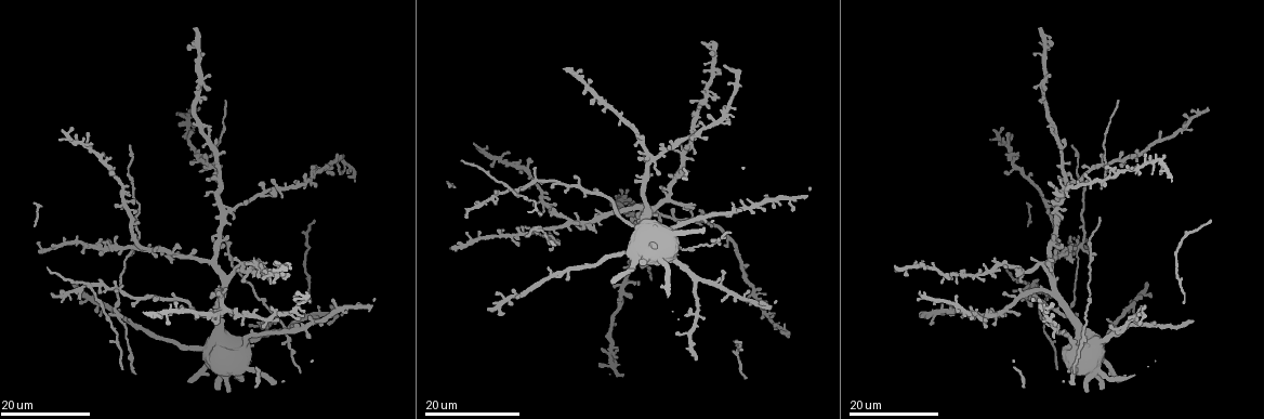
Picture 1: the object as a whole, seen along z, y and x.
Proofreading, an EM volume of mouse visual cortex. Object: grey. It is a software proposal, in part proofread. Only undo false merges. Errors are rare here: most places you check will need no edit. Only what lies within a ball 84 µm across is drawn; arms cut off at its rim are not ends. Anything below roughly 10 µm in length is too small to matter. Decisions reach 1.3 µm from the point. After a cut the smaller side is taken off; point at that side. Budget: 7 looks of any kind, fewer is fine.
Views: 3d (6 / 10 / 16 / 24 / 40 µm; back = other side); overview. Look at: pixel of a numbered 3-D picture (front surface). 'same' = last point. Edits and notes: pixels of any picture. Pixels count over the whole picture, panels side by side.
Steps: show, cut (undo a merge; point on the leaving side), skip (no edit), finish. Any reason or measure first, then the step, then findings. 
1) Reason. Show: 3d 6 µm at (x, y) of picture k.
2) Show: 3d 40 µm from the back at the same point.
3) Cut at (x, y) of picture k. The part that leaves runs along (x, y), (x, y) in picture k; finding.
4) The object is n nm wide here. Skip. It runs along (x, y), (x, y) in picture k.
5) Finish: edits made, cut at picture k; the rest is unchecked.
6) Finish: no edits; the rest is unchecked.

Three arms meet. Show: 3d 24 µm at (552, 236) of picture 1.

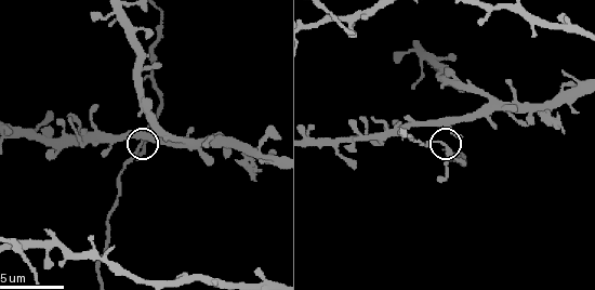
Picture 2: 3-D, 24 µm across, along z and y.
Closer look. Show: 3d 10 µm at (141, 141) of picture 2.

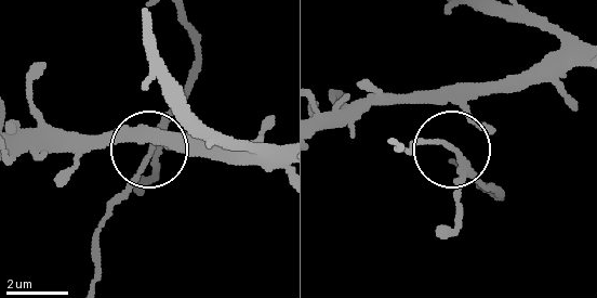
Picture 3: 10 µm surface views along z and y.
Skip. It runs along (583, 54), (544, 56), (475, 101), (453, 150), (487, 183) in picture 3; one cell here.

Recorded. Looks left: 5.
Show: 3d 16 µm at (230, 252) of picture 1.

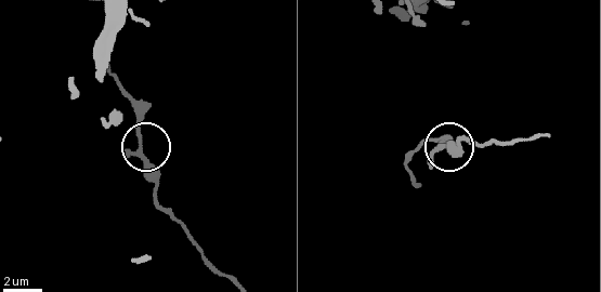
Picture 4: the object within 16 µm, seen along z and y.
Show: 3d 10 µm at (141, 138) of picture 4.

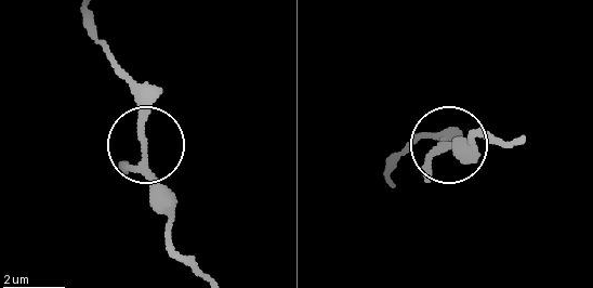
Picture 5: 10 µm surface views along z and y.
The object is 170 nm wide here. Skip. One cell here.

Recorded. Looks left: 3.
Thin arm on a thick one. Show: 3d 16 µm at (1101, 164) of picture 1.

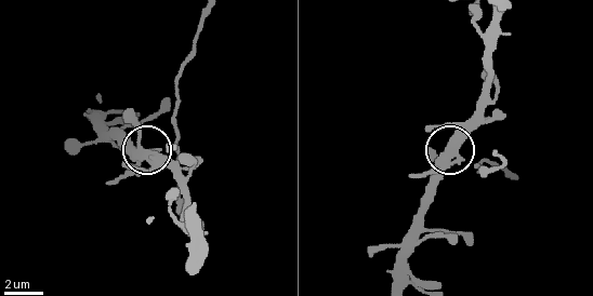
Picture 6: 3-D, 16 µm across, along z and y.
Show: 3d 6 µm at (456, 158) of picture 6.

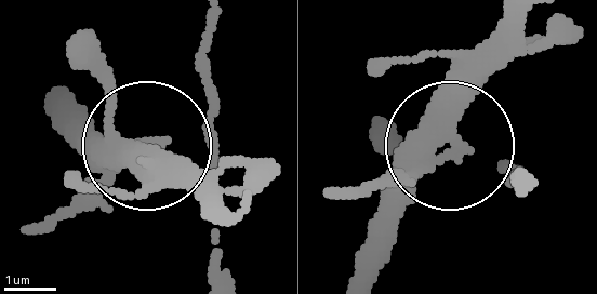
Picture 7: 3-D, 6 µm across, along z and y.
Skip. Continuous, no second cell.

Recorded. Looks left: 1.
Finish: no edits; the rest is unchecked.

